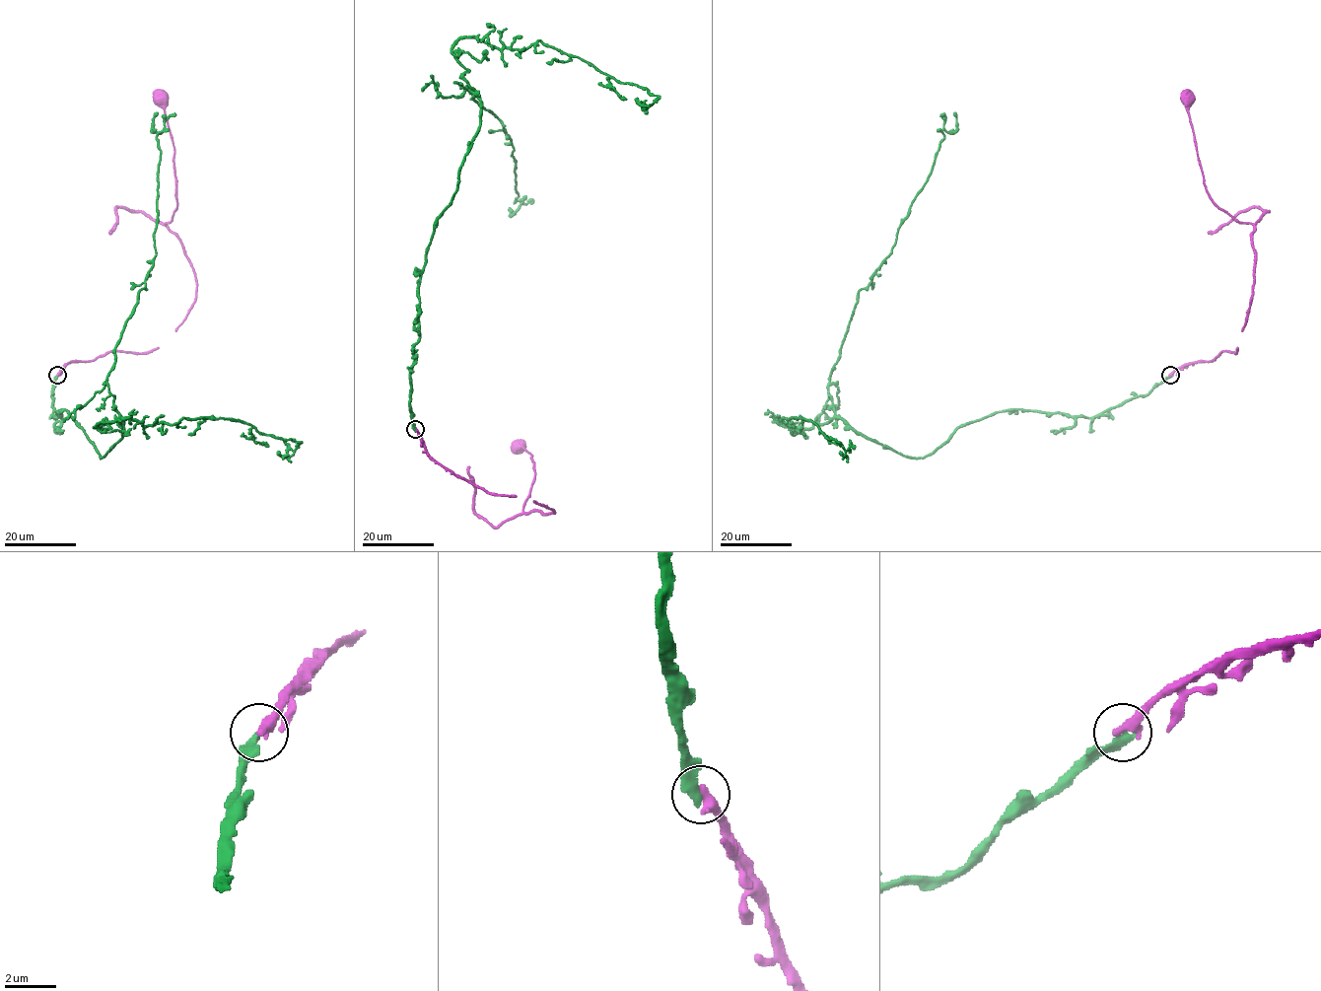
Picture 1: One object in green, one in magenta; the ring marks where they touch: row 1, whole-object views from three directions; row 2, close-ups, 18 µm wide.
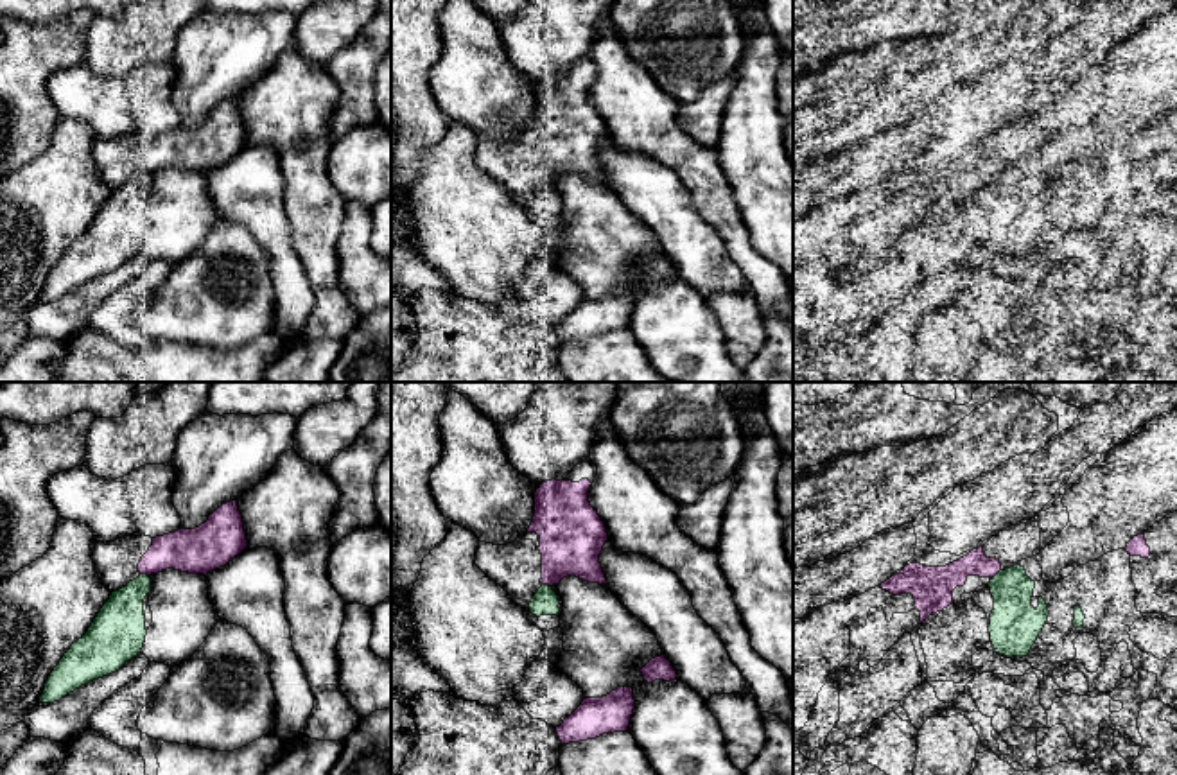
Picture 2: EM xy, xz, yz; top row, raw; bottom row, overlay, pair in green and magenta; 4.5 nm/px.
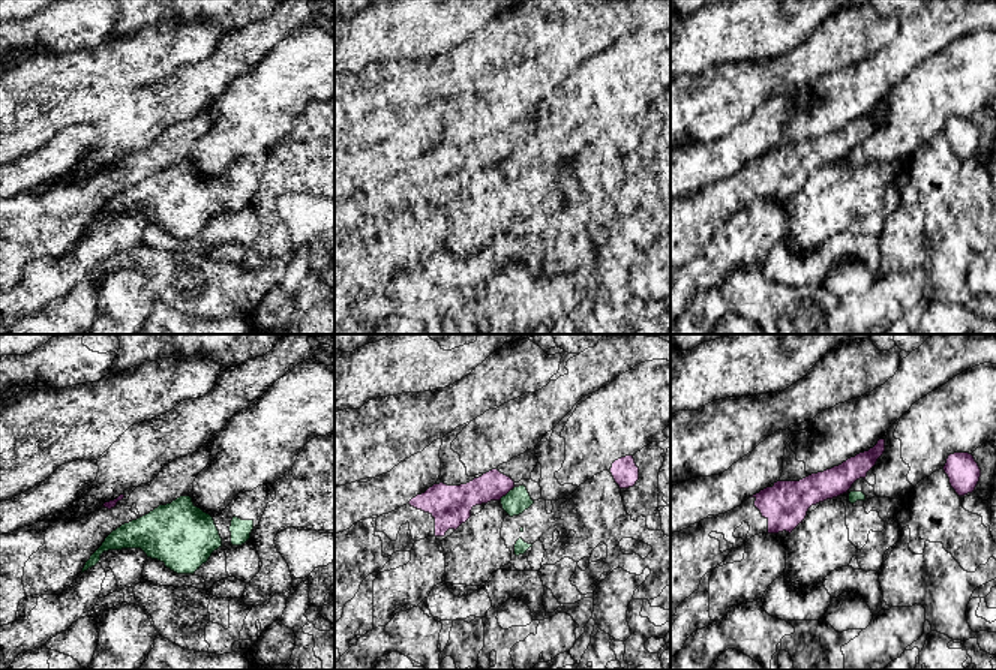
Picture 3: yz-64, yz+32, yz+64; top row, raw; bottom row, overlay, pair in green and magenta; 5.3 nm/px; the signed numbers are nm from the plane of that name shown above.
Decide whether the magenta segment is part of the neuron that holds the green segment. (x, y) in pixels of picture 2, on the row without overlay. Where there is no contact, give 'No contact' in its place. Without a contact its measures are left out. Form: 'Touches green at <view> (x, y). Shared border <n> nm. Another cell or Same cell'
Touches green at xz (548, 183). Shared border 50 nm. Another cell

